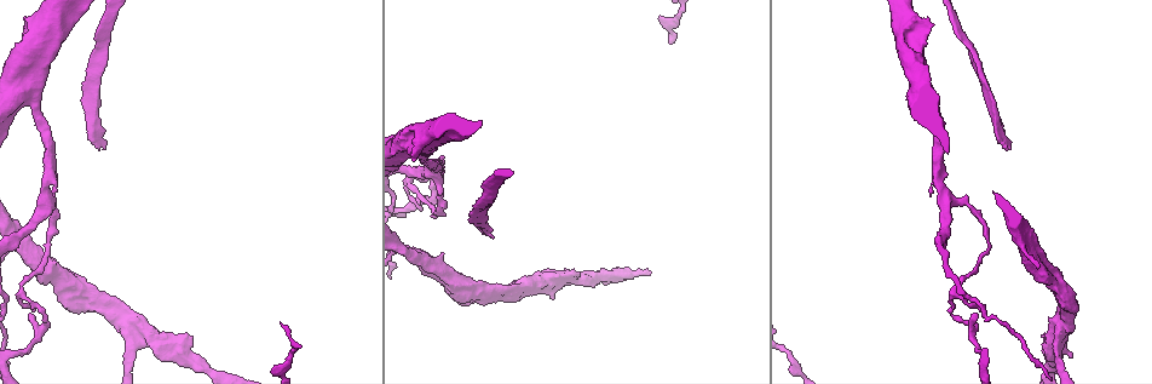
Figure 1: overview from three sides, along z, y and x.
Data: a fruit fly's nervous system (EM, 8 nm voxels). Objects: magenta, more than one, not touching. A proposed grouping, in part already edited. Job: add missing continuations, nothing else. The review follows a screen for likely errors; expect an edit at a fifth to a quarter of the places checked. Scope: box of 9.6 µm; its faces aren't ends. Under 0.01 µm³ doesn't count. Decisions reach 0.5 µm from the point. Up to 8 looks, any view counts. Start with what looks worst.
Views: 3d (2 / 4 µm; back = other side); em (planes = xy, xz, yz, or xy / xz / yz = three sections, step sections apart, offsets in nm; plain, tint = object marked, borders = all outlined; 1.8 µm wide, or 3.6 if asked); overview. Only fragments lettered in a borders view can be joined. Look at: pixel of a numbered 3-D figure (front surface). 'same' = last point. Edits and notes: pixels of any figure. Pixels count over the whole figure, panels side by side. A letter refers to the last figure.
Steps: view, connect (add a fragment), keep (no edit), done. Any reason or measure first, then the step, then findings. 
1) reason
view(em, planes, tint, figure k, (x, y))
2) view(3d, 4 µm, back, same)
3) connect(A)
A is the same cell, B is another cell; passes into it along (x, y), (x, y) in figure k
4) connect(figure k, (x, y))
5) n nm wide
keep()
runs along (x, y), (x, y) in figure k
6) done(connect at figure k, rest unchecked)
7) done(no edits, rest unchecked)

end of a long branch
view(3d, 4 µm, figure 1, (491, 235))

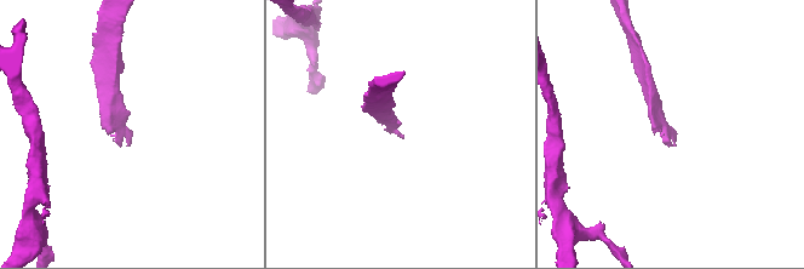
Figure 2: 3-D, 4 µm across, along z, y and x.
view(em, xy, step 16, tint, figure 2, (401, 134))

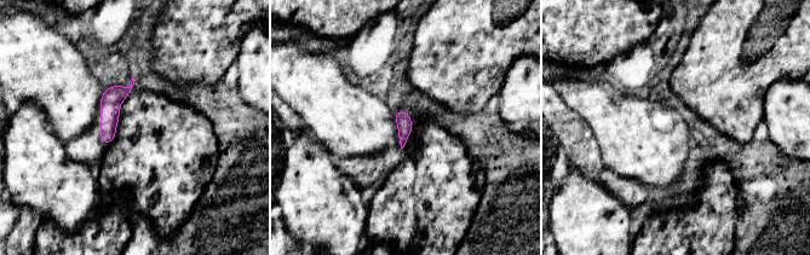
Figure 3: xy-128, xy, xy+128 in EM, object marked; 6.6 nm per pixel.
see the neighbours
view(em, xy, step 16, borders, same)

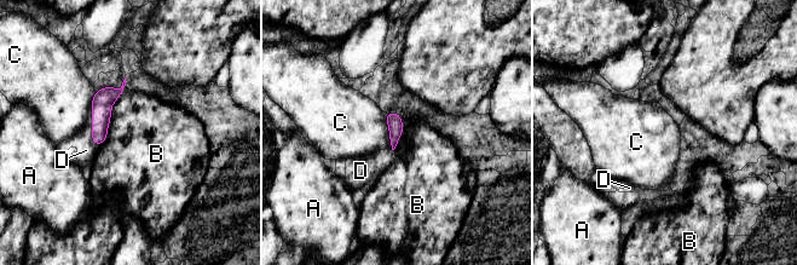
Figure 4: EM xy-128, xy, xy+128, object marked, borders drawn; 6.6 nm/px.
B touches over 440 nm
connect(D)
D is the same cell, A, B and C are other cells; it goes on there

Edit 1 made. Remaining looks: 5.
see it whole again
view(overview)

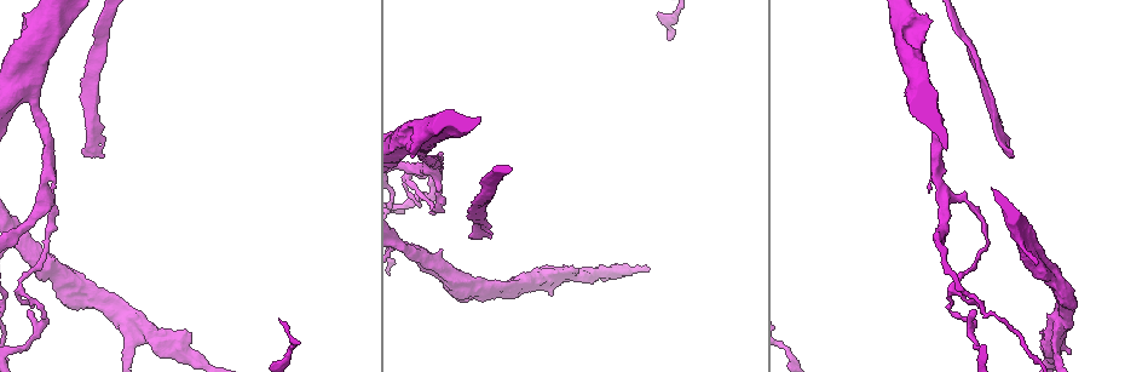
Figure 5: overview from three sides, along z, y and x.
stops while still wide
view(em, xz, step 8, borders, figure 5, (412, 157))

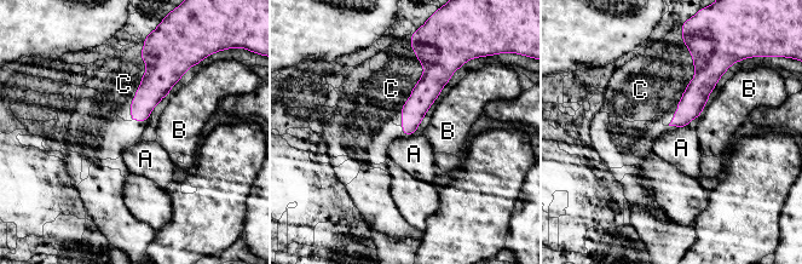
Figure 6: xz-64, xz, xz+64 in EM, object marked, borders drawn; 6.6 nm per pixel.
cut it another way
view(em, planes, borders, same)

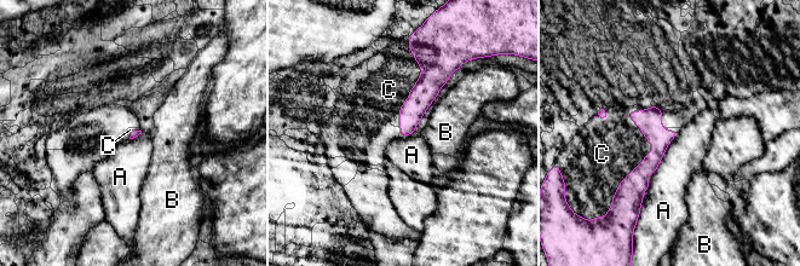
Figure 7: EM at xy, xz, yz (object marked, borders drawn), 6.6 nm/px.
C touches over 600 nm
connect(C)
C is the same cell, A and B are other cells; passes into it along (650, 120), (651, 144), (614, 148) in figure 7; it goes on there

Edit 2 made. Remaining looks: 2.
done(connect at figure 4, connect at figure 7, rest unchecked)

